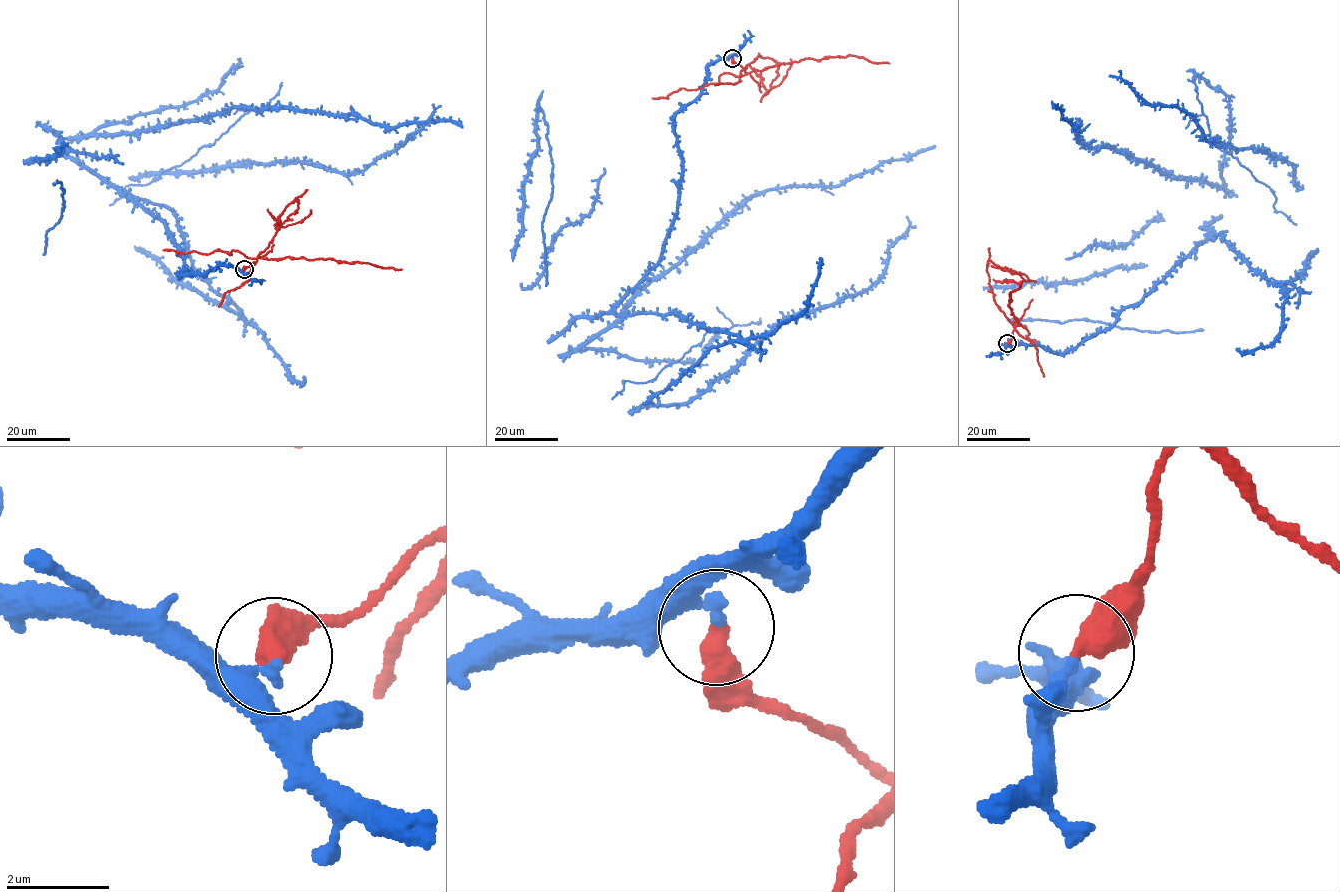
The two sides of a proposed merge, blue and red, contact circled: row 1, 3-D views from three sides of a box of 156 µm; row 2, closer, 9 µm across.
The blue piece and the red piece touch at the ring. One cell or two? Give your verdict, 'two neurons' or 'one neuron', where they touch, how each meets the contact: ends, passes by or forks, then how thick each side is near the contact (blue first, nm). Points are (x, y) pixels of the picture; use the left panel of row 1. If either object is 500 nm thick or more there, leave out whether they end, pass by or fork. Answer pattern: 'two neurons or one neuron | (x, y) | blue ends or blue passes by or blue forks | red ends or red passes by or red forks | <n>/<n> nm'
two neurons | (244, 269) | 280/500 nm

